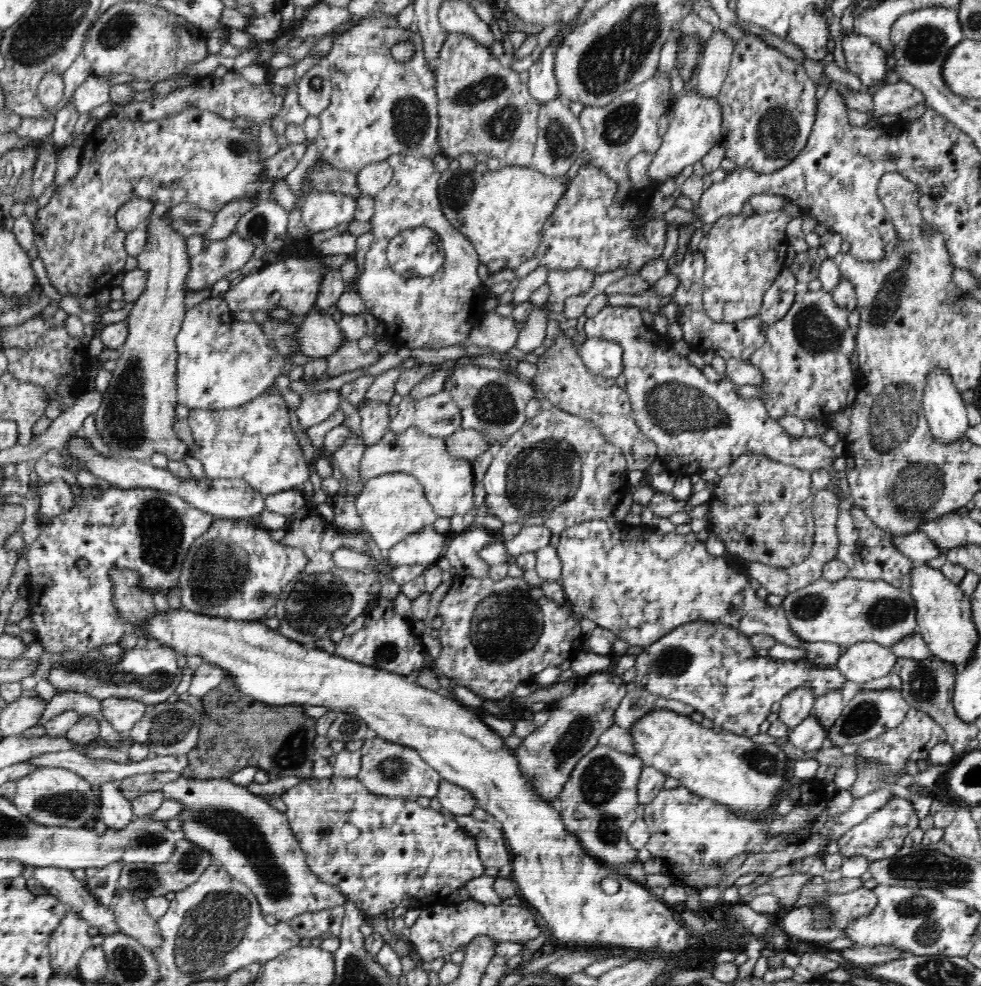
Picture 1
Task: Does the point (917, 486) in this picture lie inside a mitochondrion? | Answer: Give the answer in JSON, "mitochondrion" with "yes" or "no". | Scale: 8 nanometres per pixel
{"mitochondrion":"yes"}

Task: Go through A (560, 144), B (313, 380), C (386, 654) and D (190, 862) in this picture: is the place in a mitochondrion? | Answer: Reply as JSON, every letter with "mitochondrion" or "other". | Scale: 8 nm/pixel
{"A":"mitochondrion","B":"other","C":"mitochondrion","D":"mitochondrion"}

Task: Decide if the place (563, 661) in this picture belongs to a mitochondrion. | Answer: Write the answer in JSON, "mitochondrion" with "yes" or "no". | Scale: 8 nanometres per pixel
{"mitochondrion":"no"}

